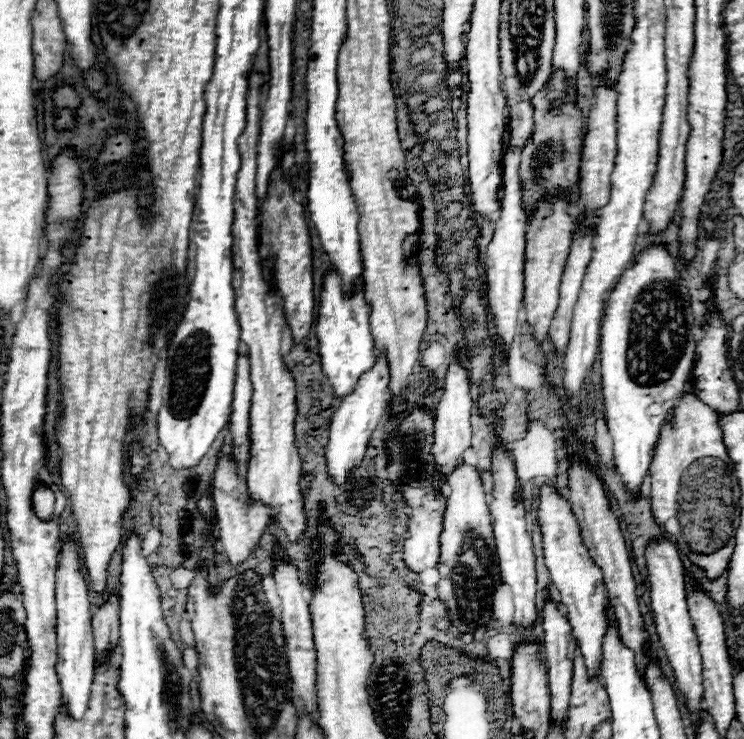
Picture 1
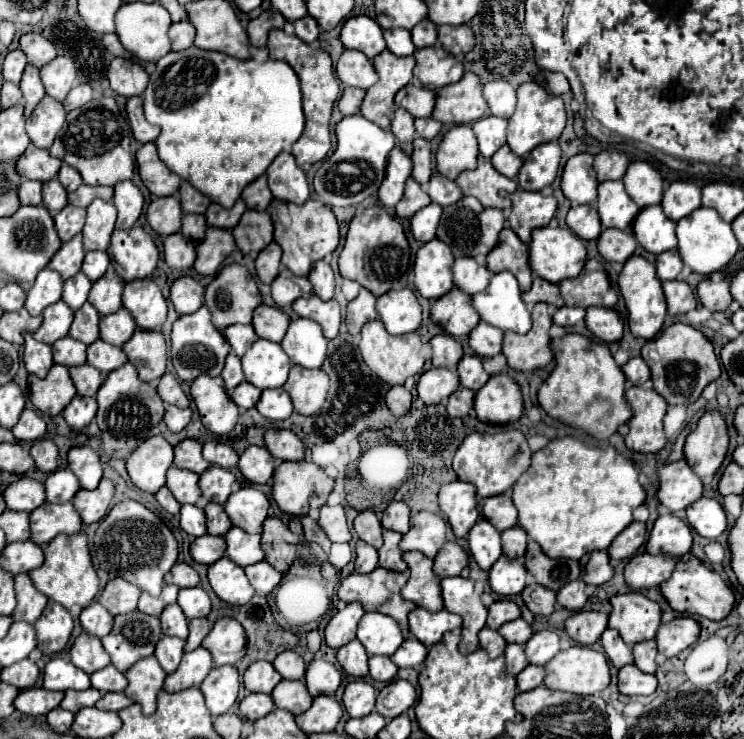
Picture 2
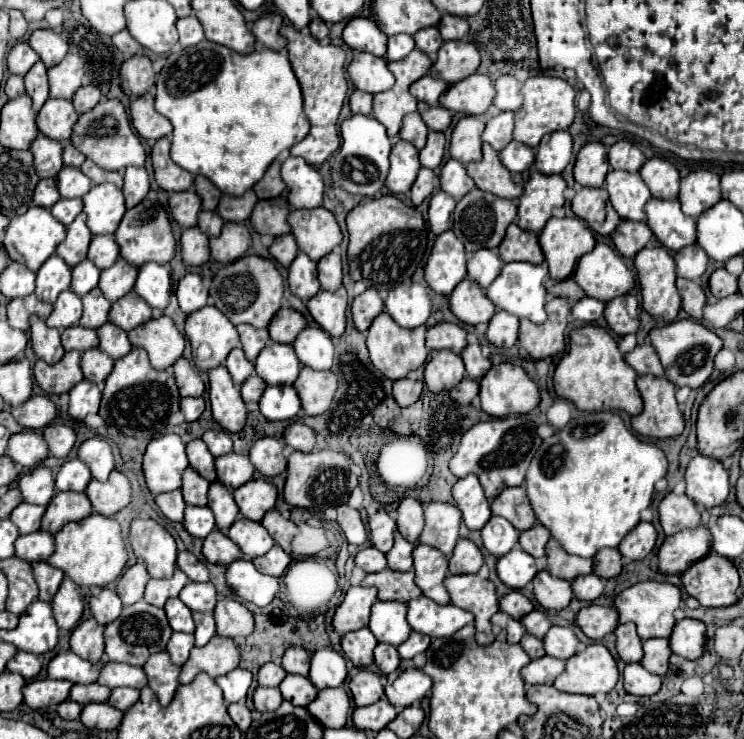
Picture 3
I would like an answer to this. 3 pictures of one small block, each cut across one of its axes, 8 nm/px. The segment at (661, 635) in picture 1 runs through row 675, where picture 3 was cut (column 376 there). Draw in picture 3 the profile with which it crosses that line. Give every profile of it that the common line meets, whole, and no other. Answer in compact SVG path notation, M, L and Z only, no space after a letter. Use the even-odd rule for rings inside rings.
M360 668L352 676L350 690L352 690L352 698L356 706L370 706L384 696L384 686L380 676L368 668Z

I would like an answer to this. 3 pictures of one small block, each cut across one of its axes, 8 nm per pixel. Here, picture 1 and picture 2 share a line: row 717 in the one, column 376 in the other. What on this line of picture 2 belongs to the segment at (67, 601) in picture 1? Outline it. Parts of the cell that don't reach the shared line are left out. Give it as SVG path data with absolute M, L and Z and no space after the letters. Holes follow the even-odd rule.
M344 50L338 64L336 74L346 86L364 88L368 90L378 82L378 74L374 70L374 64L366 58L366 54L358 50Z

